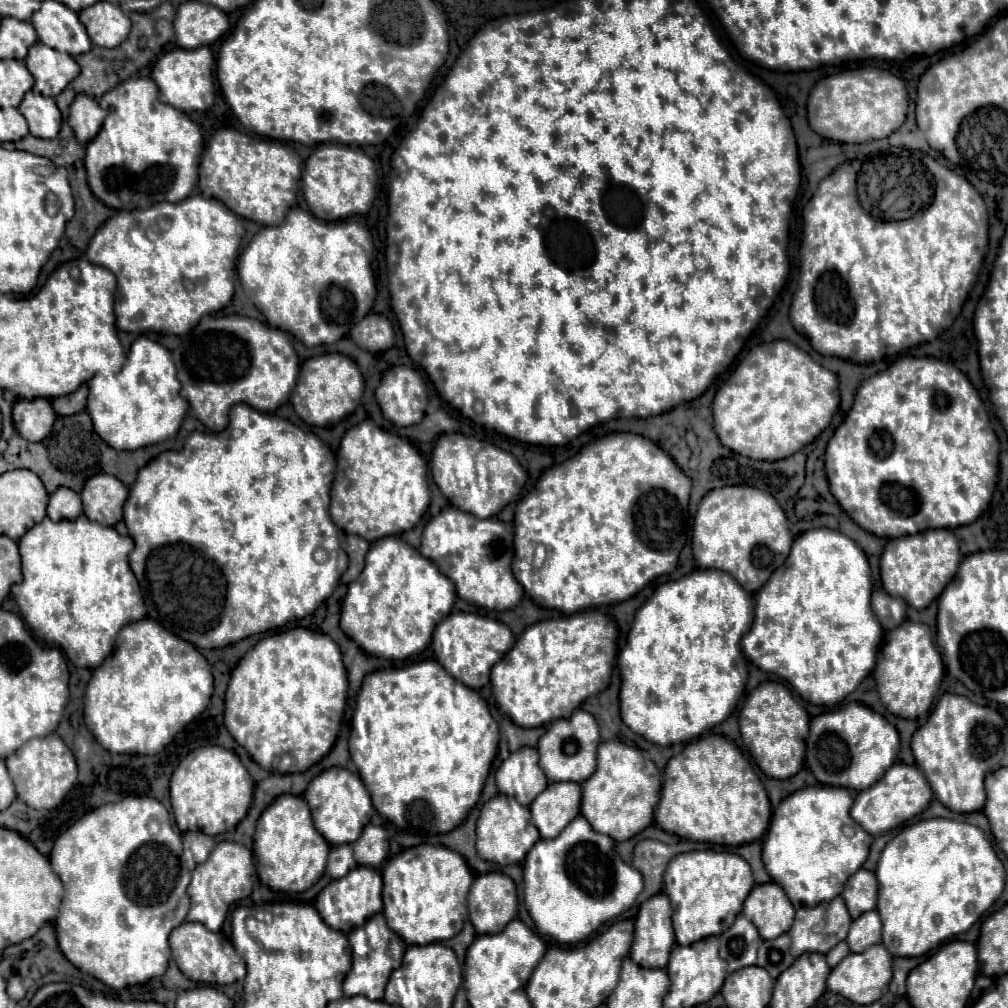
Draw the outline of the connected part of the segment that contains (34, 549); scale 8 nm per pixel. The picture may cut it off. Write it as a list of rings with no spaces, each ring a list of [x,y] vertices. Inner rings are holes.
[[[80,515],[76,521],[58,521],[58,523],[54,523],[52,519],[46,517],[42,523],[34,525],[32,529],[28,529],[28,533],[18,541],[18,547],[20,547],[20,555],[22,555],[22,575],[24,575],[24,579],[22,579],[22,583],[12,585],[12,597],[14,597],[16,603],[18,603],[19,614],[34,638],[38,638],[38,641],[40,639],[40,641],[44,641],[44,643],[48,643],[48,645],[52,645],[52,647],[62,649],[62,651],[66,653],[66,657],[68,657],[76,667],[88,667],[88,669],[98,667],[98,665],[108,657],[108,653],[112,653],[118,631],[120,631],[124,625],[128,625],[128,623],[132,623],[132,621],[140,621],[140,619],[144,619],[146,616],[146,607],[144,607],[144,601],[142,601],[140,585],[138,585],[138,581],[136,581],[136,577],[134,577],[130,565],[128,565],[128,553],[134,549],[134,541],[132,541],[130,537],[118,535],[114,527],[102,527],[102,525],[90,521],[90,519],[84,517],[84,515]]]

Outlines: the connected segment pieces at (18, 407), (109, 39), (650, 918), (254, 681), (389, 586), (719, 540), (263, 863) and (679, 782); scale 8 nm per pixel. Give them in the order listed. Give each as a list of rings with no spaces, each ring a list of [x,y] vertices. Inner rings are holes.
[[[18,399],[14,405],[14,427],[26,441],[42,441],[54,425],[56,413],[48,399]]]
[[[98,1],[80,11],[80,21],[84,21],[90,41],[100,47],[120,45],[132,27],[130,17],[126,17],[118,5],[108,1]]]
[[[658,893],[640,905],[630,957],[640,967],[664,969],[668,965],[672,945],[672,905],[664,893]]]
[[[290,629],[260,639],[236,665],[226,689],[224,725],[252,759],[278,773],[302,773],[332,749],[346,705],[348,679],[340,647],[326,635],[310,629]]]
[[[384,537],[376,541],[368,555],[366,555],[366,567],[360,573],[360,577],[348,585],[348,593],[344,597],[342,605],[342,619],[340,627],[350,637],[356,639],[356,643],[364,649],[364,653],[372,657],[382,659],[406,659],[410,655],[422,653],[432,637],[434,627],[450,615],[452,605],[456,599],[456,591],[452,581],[440,573],[436,563],[422,557],[414,547],[404,543],[398,537]]]
[[[734,485],[714,489],[700,501],[692,529],[692,553],[700,569],[726,571],[748,593],[756,593],[786,561],[792,539],[786,515],[770,493]]]
[[[280,795],[270,803],[256,823],[254,835],[254,859],[256,871],[264,885],[274,891],[302,893],[310,889],[324,873],[330,845],[316,833],[310,817],[308,803],[302,797]]]
[[[704,735],[668,761],[654,817],[664,831],[678,837],[738,847],[764,837],[772,807],[762,781],[742,751],[722,735]]]

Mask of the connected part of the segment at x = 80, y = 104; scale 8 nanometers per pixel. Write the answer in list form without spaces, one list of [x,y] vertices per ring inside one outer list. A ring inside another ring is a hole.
[[[78,95],[70,107],[70,119],[68,121],[76,133],[76,139],[82,145],[86,145],[102,129],[104,109],[100,109],[100,105],[94,99],[90,99],[86,95]]]

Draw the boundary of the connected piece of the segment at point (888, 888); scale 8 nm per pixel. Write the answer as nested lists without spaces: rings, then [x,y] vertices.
[[[924,819],[924,821],[916,821],[908,827],[904,827],[882,851],[880,861],[878,861],[878,869],[876,869],[876,879],[878,879],[878,913],[882,919],[882,943],[884,947],[894,955],[894,957],[920,957],[932,949],[936,949],[940,943],[944,943],[946,939],[966,933],[990,907],[992,903],[1002,895],[1004,891],[1004,881],[1006,881],[1006,871],[1002,861],[998,859],[992,843],[986,839],[984,831],[980,827],[974,827],[970,823],[962,823],[962,821],[952,821],[952,819]]]

